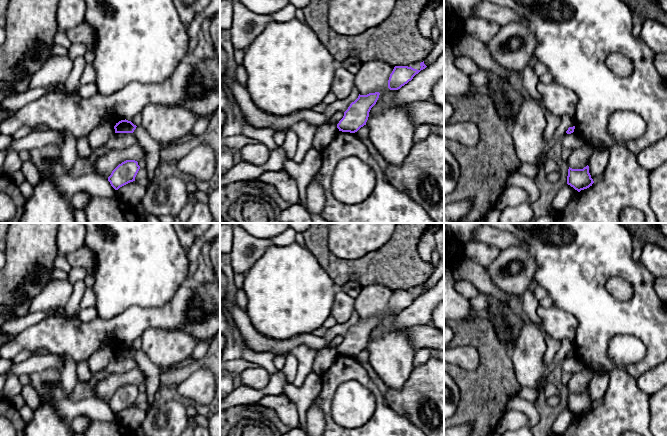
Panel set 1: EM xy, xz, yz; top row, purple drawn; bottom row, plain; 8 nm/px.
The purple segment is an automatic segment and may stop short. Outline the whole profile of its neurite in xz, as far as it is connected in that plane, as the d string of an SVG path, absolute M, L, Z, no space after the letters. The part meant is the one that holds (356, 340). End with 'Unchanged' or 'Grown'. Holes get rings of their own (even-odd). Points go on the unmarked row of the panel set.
M369 317L360 319L350 328L344 336L343 342L337 348L337 352L342 356L355 357L366 349L371 332L376 328L380 317Z. Unchanged

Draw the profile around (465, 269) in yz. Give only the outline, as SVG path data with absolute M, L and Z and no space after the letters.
M468 257L459 260L453 266L452 273L455 281L468 281L477 288L479 293L492 295L498 299L506 299L517 309L521 308L522 297L514 294L507 294L498 289L493 284L485 267L479 265Z

